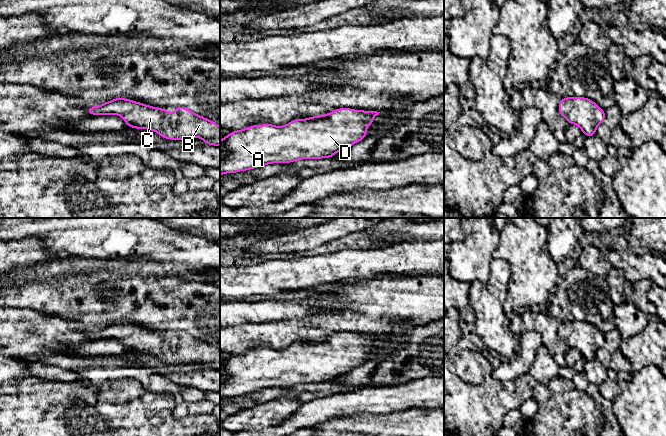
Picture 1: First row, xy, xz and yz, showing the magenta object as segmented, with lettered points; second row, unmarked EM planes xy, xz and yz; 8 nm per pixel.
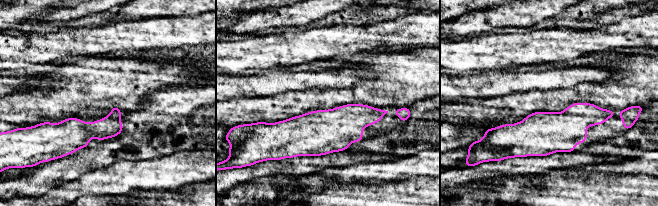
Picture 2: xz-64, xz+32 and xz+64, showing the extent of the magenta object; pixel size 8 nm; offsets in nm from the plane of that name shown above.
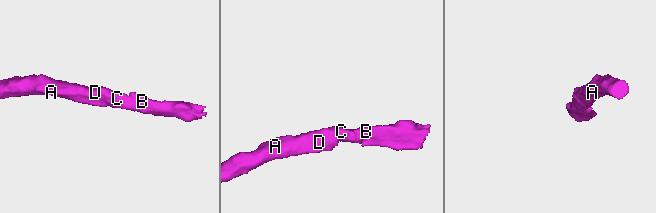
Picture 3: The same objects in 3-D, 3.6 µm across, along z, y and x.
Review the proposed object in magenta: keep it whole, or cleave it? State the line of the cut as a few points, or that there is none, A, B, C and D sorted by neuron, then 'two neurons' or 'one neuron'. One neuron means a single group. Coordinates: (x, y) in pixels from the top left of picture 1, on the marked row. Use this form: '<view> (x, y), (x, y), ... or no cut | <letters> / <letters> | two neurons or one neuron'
no cut | A B C D | one neuron

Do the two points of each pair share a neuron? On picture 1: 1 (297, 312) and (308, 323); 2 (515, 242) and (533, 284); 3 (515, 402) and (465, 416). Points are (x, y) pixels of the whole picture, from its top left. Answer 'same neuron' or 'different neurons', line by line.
1: different neurons
2: same neuron
3: same neuron

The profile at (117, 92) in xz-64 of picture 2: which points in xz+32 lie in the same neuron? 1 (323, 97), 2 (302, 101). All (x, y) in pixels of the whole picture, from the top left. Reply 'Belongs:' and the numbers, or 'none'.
Belongs: 1, 2

